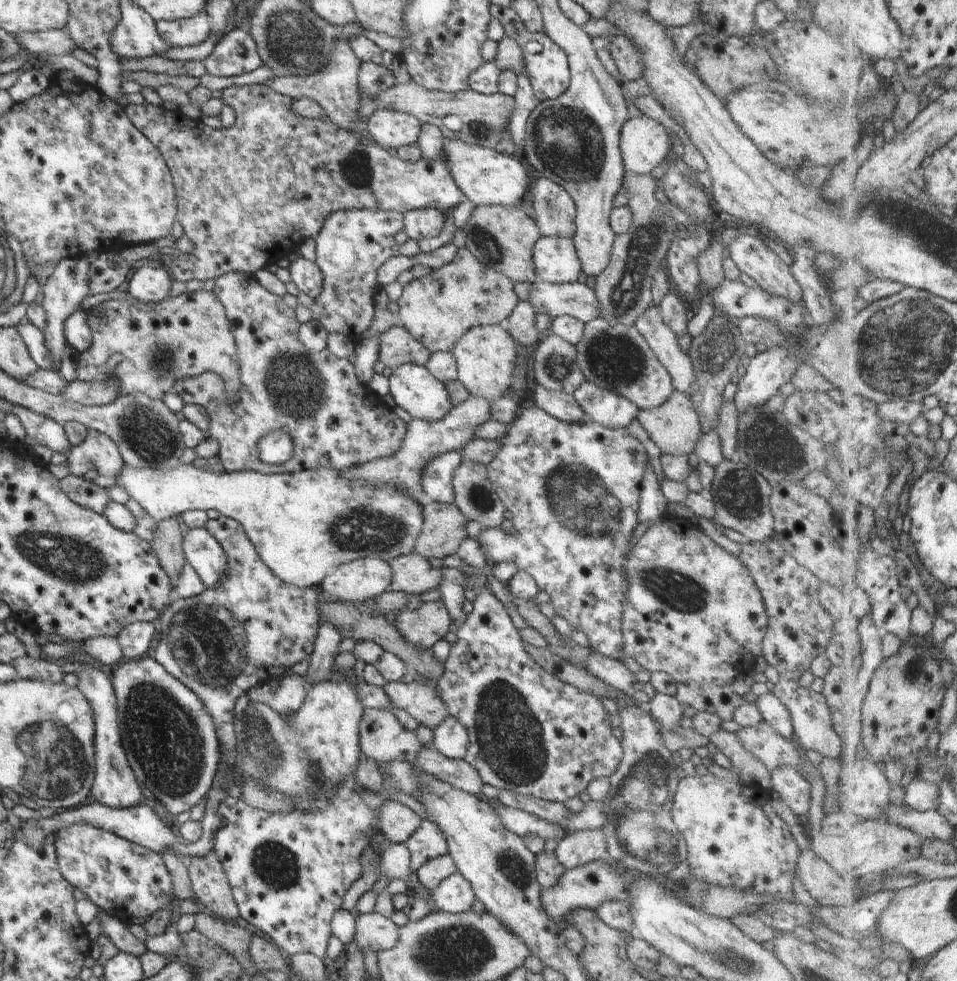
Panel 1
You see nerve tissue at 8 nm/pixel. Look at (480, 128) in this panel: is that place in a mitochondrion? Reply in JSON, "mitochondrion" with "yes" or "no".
{"mitochondrion":"yes"}

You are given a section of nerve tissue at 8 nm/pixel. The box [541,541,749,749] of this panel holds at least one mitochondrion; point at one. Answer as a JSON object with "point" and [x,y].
{"point":[681,593]}

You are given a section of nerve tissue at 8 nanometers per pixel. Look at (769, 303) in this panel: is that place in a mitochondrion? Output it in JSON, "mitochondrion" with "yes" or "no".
{"mitochondrion":"no"}

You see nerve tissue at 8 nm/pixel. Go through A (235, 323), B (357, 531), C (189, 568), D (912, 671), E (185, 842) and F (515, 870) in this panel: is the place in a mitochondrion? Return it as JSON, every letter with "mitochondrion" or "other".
{"A":"other","B":"mitochondrion","C":"other","D":"mitochondrion","E":"other","F":"mitochondrion"}

